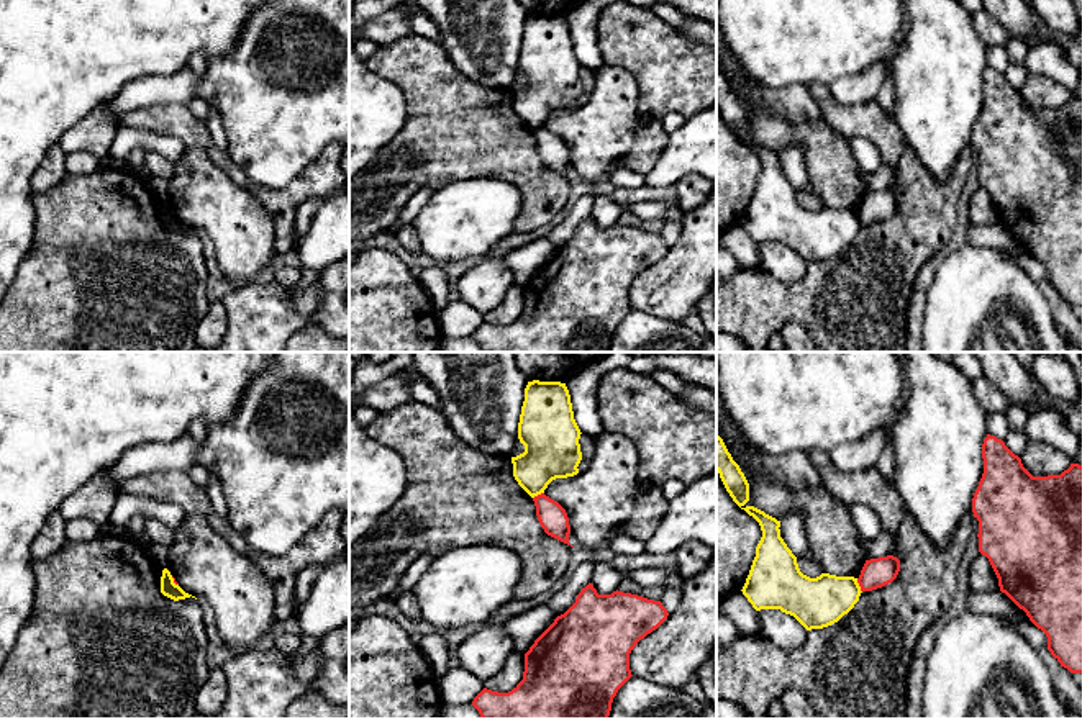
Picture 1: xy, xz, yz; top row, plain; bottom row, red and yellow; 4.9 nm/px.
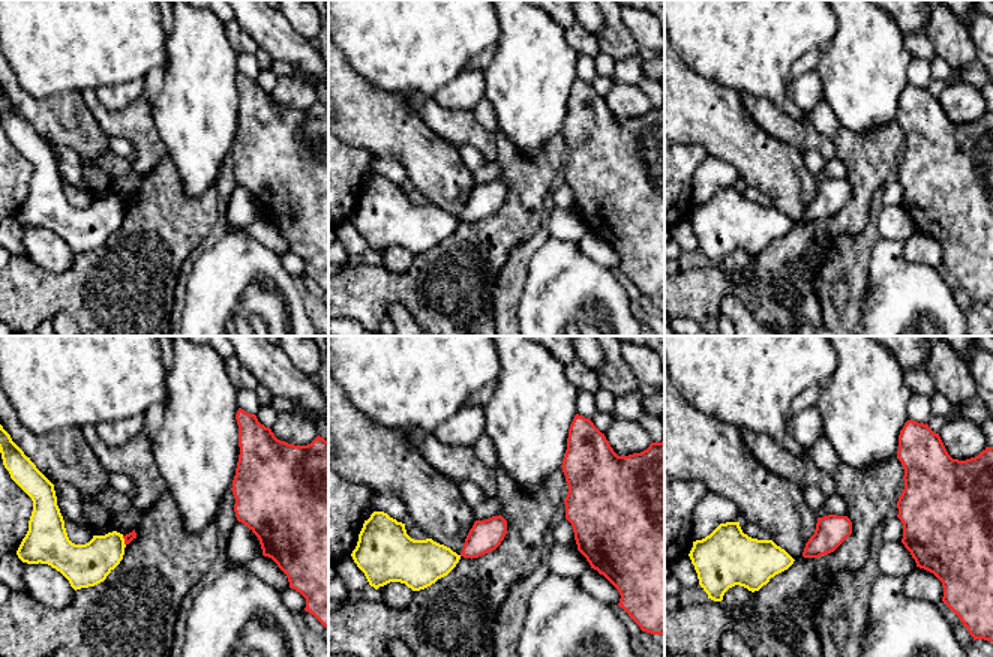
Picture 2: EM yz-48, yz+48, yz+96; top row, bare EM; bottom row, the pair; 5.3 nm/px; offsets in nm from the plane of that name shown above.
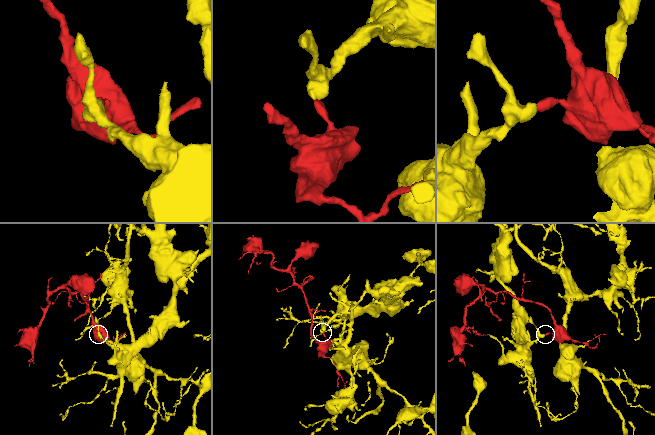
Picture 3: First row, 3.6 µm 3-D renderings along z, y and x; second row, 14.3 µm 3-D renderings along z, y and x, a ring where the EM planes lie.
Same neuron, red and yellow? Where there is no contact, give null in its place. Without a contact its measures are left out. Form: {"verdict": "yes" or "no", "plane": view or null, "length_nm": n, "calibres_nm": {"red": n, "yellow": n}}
{"verdict": "no", "plane": "yz", "length_nm": 80, "calibres_nm": {"red": 140, "yellow": 240}}

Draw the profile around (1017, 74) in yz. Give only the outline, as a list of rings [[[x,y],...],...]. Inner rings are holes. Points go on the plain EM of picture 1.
[[[1010,64],[1008,69],[1003,72],[1005,79],[1015,87],[1021,88],[1030,75],[1023,64]]]

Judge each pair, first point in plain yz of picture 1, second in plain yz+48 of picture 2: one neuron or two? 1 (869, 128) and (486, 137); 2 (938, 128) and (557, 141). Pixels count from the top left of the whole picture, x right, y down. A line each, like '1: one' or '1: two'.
1: one
2: two

